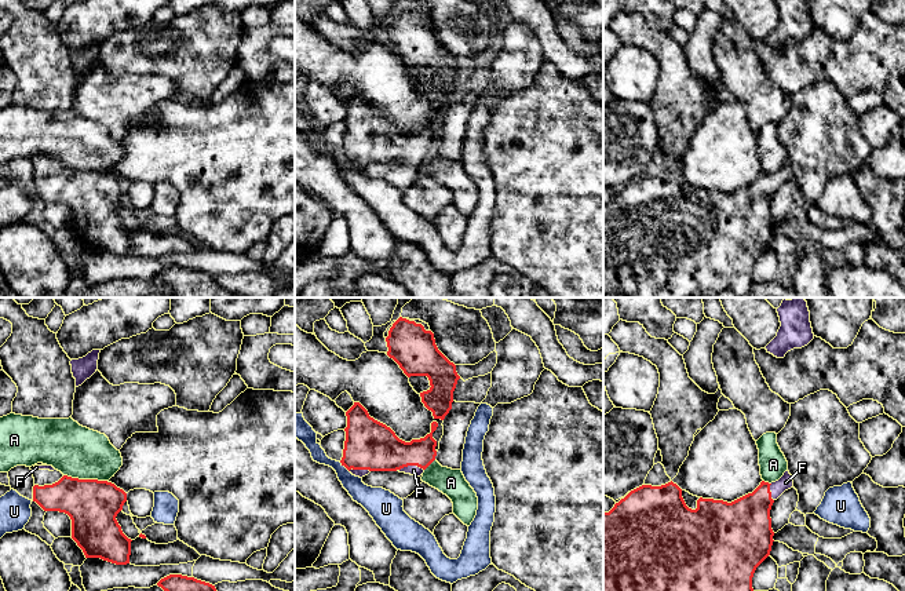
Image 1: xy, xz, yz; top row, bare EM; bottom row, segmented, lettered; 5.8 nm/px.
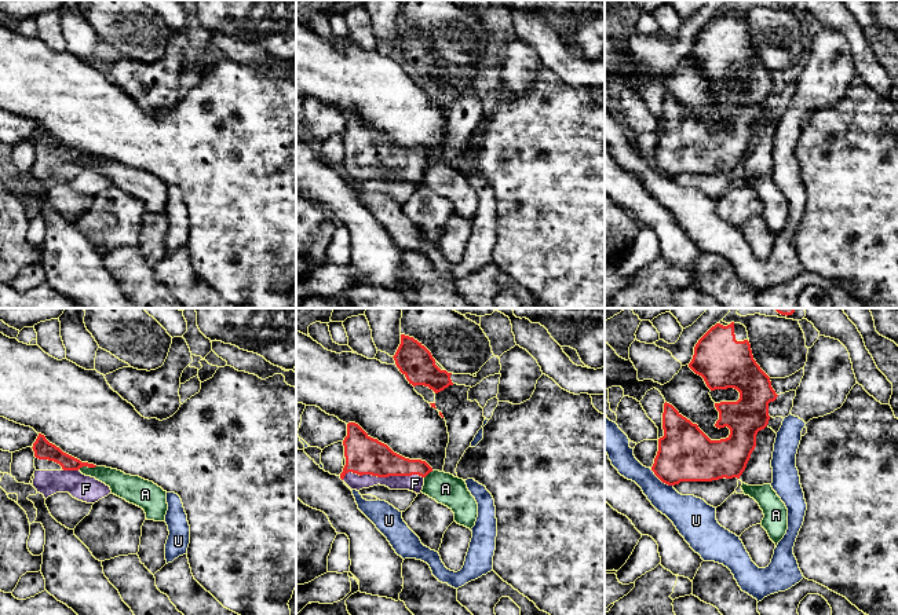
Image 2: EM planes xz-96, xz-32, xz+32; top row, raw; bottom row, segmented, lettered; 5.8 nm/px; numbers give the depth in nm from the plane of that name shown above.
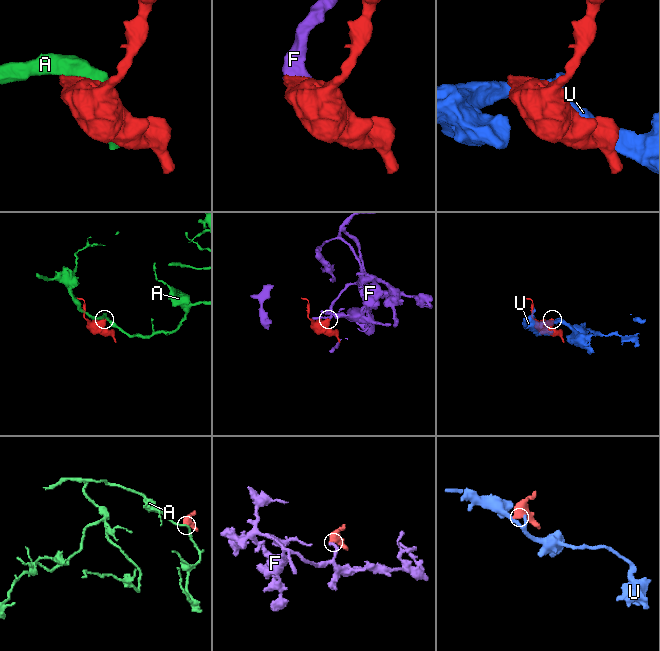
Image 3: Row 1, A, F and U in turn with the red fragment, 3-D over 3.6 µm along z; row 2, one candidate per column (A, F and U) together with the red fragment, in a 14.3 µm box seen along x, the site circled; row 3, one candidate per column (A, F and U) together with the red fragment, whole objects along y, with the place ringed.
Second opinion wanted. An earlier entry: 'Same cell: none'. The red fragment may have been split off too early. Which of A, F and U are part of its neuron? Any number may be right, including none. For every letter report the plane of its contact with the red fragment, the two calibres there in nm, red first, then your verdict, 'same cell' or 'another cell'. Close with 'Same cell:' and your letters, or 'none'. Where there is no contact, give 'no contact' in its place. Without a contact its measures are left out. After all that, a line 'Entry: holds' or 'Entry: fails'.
A: contact in xy; calibres 300 and 300 nm; another cell
F: contact in xz; calibres 280 and 60 nm; same cell
U: contact in xz; calibres 280 and 140 nm; another cell
Same cell: F
Entry: fails

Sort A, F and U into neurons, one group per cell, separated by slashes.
A / F / U

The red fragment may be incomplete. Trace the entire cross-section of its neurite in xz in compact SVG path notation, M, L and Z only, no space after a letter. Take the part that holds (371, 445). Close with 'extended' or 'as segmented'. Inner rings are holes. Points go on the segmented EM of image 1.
M354 402L346 416L340 463L355 477L362 478L371 471L399 471L420 477L435 460L437 441L433 433L438 427L437 422L431 423L431 433L424 438L405 442L390 427L371 417L360 402Z; extended

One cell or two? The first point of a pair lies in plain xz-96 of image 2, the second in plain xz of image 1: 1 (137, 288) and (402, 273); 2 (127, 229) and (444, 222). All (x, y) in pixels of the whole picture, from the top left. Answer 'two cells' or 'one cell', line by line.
1: one cell
2: two cells

